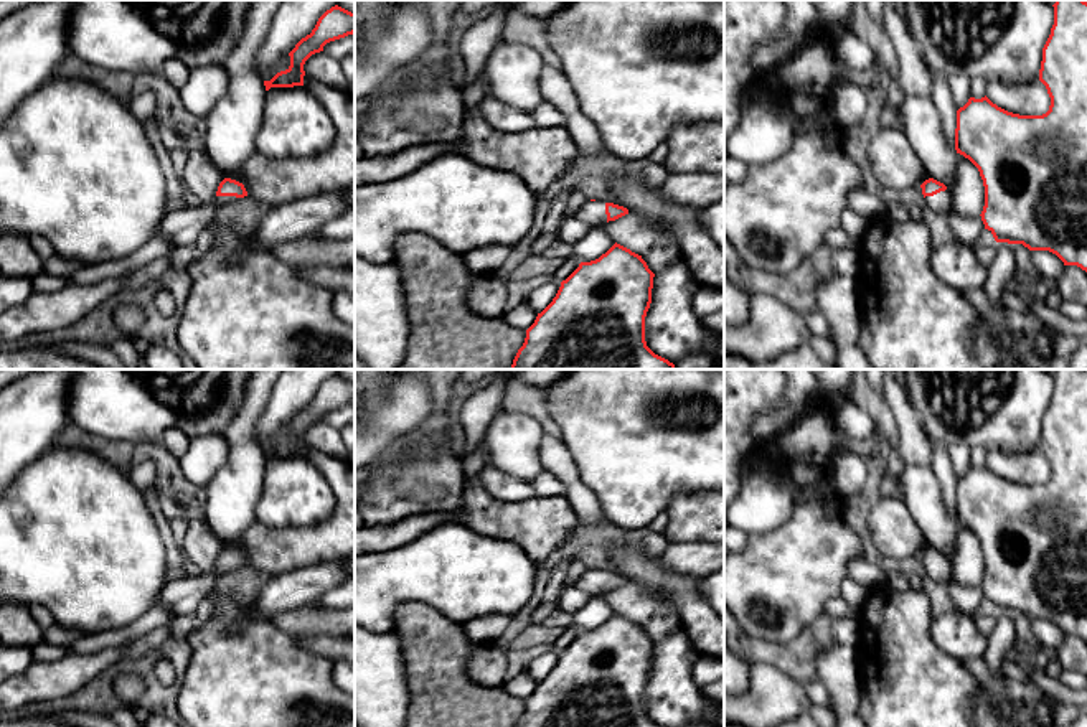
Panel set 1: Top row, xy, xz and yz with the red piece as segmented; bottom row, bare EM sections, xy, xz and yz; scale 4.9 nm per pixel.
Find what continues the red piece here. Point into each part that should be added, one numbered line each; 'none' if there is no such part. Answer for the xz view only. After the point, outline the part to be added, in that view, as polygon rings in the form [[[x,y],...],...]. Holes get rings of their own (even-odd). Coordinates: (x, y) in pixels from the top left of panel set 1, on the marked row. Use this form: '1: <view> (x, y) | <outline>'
1: xz (592, 213) | [[[589,199],[574,213],[574,216],[586,221],[591,226],[602,226],[604,223],[607,223],[605,203]]]

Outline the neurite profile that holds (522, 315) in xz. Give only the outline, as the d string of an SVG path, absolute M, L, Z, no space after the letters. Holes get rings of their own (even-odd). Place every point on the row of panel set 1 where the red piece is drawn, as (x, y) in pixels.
M525 302L516 305L515 308L506 310L501 318L515 328L528 330L534 323L536 317L538 313L534 313Z

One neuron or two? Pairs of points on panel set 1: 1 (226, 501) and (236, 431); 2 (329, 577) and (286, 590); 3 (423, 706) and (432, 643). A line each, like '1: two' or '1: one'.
1: one
2: one
3: one

